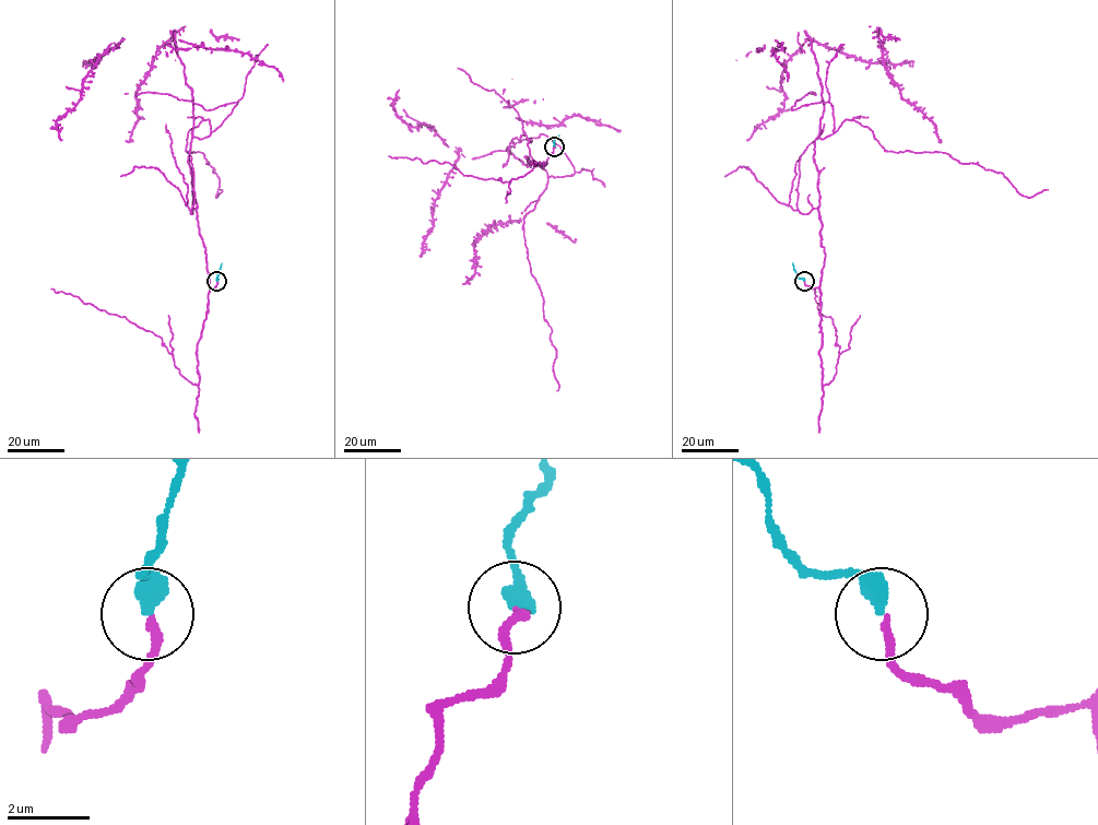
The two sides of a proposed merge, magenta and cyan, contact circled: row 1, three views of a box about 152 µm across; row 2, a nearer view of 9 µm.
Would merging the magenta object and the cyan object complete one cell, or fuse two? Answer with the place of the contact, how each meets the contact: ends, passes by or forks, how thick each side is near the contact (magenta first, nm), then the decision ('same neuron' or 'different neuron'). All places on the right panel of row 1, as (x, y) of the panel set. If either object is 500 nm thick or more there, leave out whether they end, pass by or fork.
(804, 281) | magenta ends | cyan ends | 190/440 nm | same neuron

